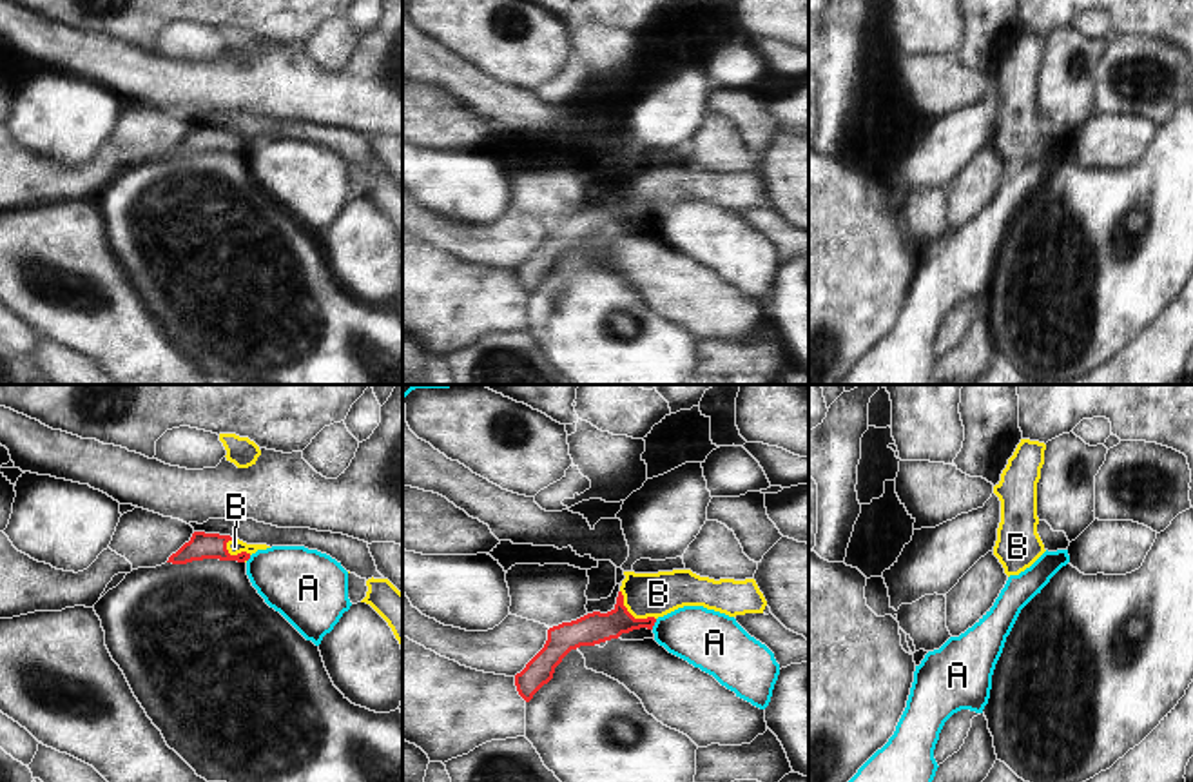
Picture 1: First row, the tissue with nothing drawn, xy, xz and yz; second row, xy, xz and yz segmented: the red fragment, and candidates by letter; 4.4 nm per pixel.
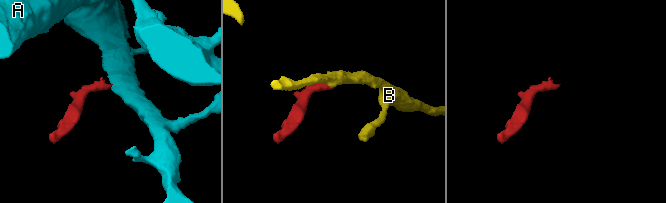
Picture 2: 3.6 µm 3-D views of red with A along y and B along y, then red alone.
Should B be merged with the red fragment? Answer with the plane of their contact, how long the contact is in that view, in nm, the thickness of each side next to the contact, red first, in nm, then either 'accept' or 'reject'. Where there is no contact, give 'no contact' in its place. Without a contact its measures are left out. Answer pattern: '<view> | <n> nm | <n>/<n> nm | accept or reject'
xz | 200 nm | 140/190 nm | accept

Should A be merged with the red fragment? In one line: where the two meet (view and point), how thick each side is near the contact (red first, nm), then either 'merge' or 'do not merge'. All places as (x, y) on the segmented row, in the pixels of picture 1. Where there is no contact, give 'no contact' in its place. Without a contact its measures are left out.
meets red in xz at (653, 625); 130 nm thick on the red side, 260 nm on the other; do not merge

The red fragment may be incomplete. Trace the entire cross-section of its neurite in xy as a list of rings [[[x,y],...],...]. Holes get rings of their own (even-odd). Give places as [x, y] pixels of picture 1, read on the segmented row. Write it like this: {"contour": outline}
{"contour": [[[194,532],[190,541],[185,543],[167,562],[187,564],[203,559],[238,561],[247,562],[257,550],[267,550],[267,544],[247,544],[230,535]]]}

